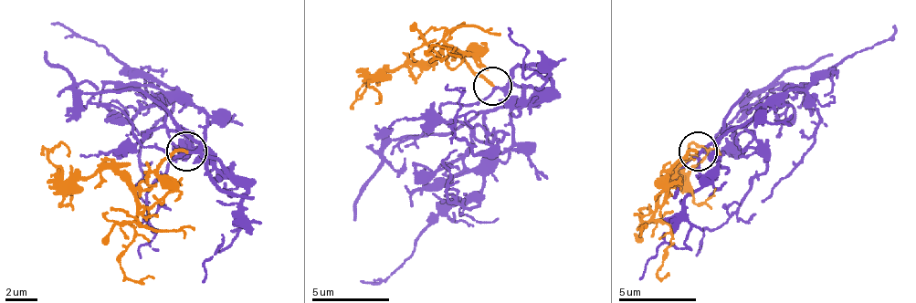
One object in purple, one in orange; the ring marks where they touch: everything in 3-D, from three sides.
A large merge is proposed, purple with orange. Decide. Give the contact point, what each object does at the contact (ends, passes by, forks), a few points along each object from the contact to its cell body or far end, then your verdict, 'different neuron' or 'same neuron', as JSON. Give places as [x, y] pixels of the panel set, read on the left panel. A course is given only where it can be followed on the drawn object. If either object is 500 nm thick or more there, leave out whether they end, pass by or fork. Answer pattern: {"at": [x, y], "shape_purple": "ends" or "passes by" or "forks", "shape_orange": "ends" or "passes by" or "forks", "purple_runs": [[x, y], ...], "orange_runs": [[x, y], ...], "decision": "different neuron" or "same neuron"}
{"at": [186, 151], "shape_purple": "forks", "shape_orange": "ends", "purple_runs": [[187, 150], [199, 146], [207, 118], [179, 90], [147, 82], [115, 55], [51, 23]], "orange_runs": [[187, 150], [159, 166], [147, 190], [131, 190], [111, 170], [68, 178], [47, 158], [64, 146], [68, 158]], "decision": "same neuron"}

